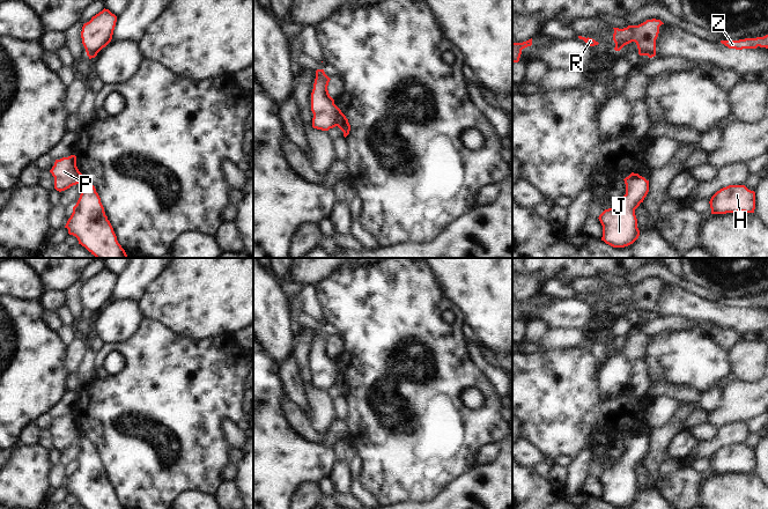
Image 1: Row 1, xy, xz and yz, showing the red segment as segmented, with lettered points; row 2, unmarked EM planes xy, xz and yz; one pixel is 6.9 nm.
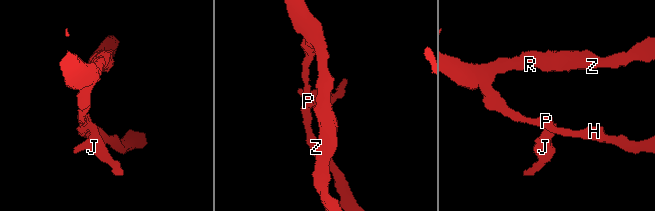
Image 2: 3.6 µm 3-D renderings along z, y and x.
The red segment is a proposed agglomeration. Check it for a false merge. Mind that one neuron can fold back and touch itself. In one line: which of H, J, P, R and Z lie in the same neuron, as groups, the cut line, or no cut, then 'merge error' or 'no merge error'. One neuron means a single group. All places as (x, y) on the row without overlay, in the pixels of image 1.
H P R Z / J | xz (341, 371), (340, 378), (336, 384) | merge error

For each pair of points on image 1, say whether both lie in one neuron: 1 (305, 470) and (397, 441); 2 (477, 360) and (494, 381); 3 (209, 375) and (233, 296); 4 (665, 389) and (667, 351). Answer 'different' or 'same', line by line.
1: different
2: same
3: different
4: different

